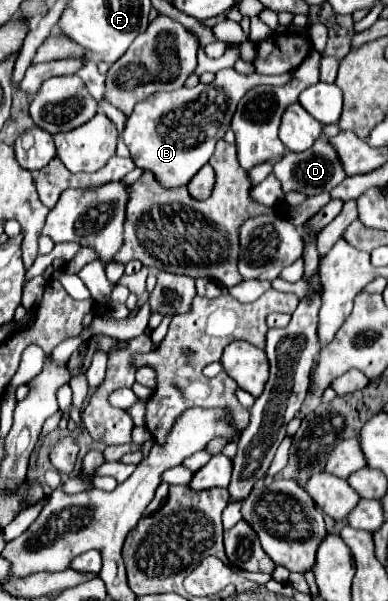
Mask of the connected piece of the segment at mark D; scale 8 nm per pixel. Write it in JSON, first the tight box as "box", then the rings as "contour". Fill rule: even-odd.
{"box":[273,138,345,196],"contour":[[[319,138],[313,144],[313,148],[305,150],[305,152],[299,152],[299,154],[289,152],[281,162],[277,162],[273,166],[273,174],[281,180],[283,192],[297,190],[297,192],[303,192],[305,196],[313,196],[319,192],[331,192],[331,188],[335,188],[345,178],[341,162],[339,162],[335,150],[331,148],[331,144],[327,142],[327,138]]]}

